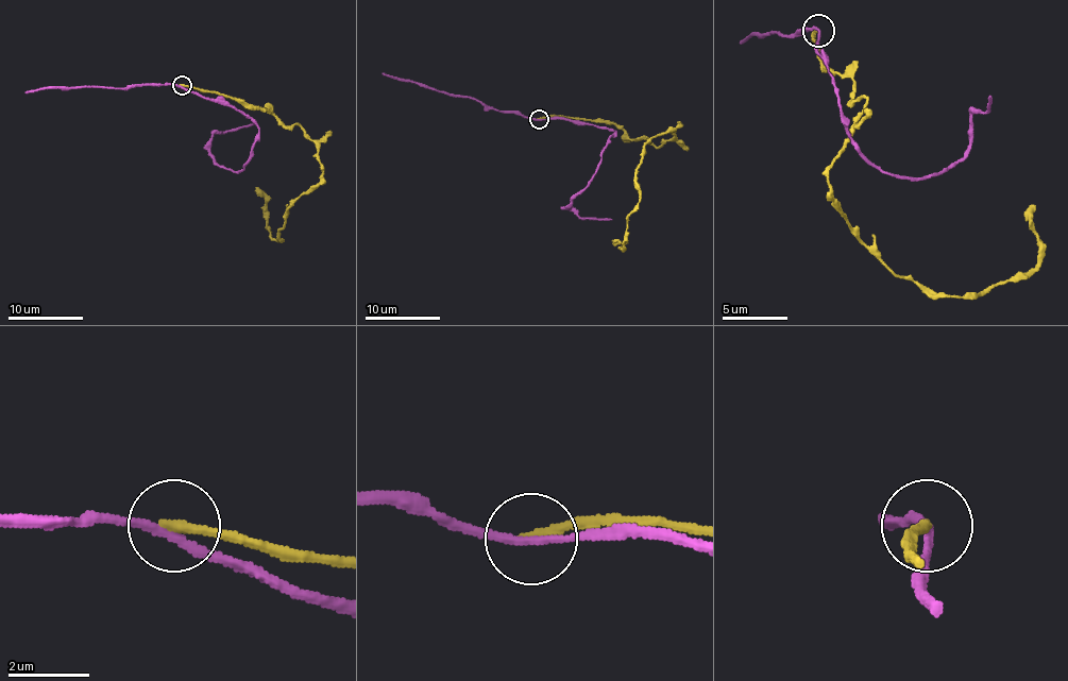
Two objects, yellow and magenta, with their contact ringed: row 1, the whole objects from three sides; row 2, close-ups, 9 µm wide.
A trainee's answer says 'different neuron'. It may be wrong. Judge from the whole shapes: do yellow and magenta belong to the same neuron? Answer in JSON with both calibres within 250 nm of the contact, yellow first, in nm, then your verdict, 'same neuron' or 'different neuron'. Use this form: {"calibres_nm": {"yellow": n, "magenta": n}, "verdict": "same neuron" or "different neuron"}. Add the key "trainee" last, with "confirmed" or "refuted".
{"calibres_nm": {"yellow": 280, "magenta": 200}, "verdict": "different neuron", "trainee": "confirmed"}

